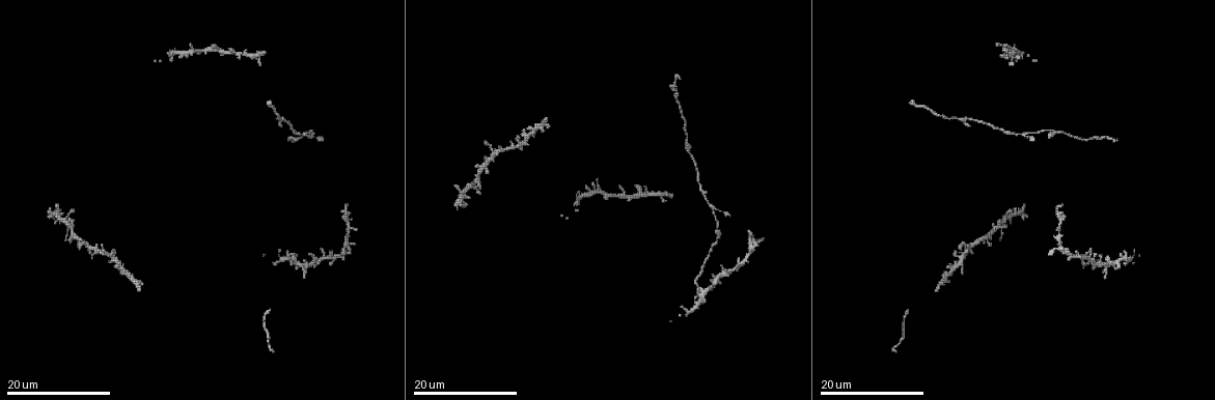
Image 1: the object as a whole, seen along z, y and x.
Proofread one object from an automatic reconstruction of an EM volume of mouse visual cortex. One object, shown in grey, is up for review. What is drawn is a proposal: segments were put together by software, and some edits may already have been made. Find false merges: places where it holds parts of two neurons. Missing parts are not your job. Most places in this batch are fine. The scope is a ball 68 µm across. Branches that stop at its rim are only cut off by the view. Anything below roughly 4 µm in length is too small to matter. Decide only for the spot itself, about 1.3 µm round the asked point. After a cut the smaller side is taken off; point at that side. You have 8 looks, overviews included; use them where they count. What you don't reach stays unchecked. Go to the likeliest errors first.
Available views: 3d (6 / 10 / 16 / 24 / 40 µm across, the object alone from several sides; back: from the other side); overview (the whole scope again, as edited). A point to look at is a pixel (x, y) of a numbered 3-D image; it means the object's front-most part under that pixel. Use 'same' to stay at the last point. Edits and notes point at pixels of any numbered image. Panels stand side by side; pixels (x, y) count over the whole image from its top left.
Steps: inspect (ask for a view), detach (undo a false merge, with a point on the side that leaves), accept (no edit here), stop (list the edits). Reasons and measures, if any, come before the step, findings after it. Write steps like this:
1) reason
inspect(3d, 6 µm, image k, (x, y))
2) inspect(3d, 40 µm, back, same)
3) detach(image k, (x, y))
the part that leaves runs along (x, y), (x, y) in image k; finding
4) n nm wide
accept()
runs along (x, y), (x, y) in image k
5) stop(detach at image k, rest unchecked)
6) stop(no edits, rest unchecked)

side arm on a straight run
inspect(3d, 16 µm, image 1, (1023, 133))

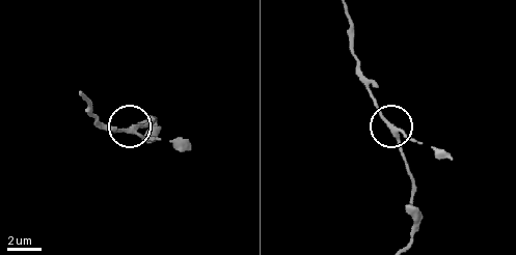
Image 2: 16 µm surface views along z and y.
inspect(3d, 6 µm, image 2, (395, 135))

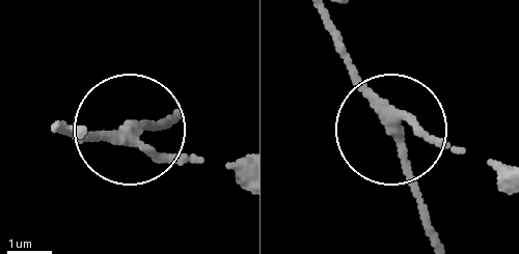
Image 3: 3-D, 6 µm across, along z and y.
inspect(3d, 6 µm, back, image 3, (133, 133))

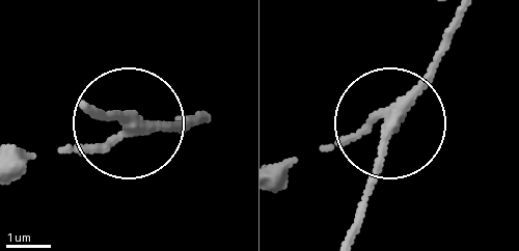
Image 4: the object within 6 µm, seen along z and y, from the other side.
3 arms
accept()
continuous, no second neuron

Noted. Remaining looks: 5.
inspect(3d, 16 µm, image 1, (695, 164))

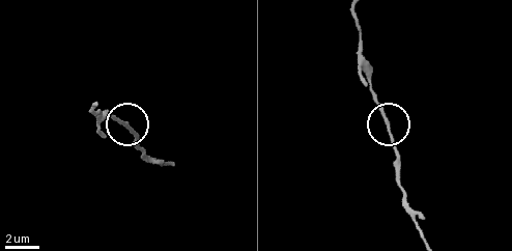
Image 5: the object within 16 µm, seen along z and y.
closer look
inspect(3d, 6 µm, image 5, (385, 123))

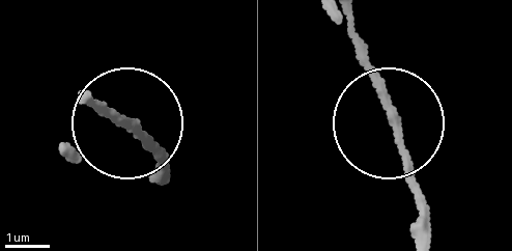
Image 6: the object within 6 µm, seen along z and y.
180 nm wide
accept()
all the same neuron

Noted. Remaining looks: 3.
inspect(3d, 24 µm, image 1, (66, 217))

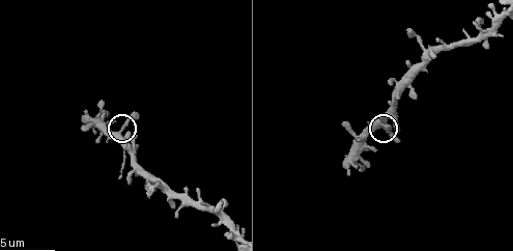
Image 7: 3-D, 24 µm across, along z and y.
inspect(3d, 6 µm, image 7, (380, 125))

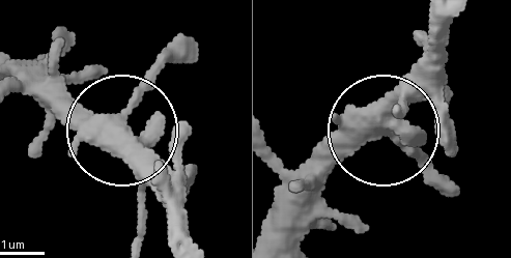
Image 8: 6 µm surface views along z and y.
3 arms
accept()
continuous, no second neuron

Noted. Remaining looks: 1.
stop(no edits, rest unchecked)

